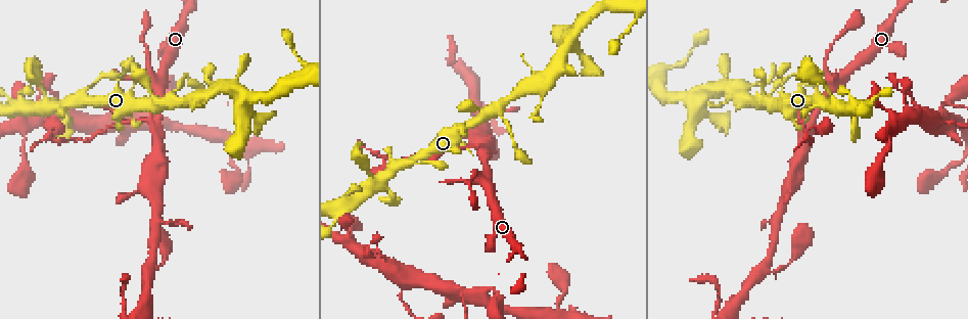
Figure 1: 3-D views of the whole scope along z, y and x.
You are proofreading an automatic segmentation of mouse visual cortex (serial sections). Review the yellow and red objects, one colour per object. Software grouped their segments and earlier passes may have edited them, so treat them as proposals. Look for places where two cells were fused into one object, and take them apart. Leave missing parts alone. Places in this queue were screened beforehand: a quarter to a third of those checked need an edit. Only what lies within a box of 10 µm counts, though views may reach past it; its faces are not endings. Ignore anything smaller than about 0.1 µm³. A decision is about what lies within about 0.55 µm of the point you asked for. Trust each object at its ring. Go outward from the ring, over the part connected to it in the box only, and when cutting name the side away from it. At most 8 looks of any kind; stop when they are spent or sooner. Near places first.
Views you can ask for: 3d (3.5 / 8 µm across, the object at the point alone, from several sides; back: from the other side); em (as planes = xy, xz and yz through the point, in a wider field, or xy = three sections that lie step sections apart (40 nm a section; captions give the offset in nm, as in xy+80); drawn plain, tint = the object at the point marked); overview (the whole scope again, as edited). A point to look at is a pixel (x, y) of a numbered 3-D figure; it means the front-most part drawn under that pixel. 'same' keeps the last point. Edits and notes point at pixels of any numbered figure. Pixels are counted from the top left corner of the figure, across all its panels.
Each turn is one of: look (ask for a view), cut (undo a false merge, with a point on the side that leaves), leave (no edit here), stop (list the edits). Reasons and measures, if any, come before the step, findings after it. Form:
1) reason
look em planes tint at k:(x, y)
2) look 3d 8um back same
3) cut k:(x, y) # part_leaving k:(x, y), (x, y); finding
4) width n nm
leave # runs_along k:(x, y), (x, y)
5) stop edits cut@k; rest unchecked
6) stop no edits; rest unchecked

sharp bend
look 3d 3.5um at 1:(487, 155)

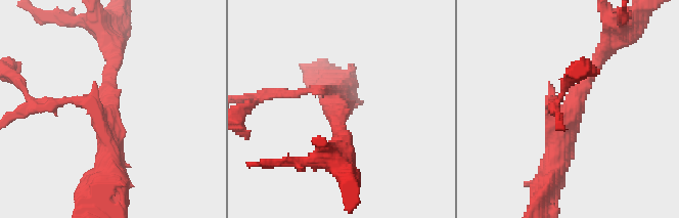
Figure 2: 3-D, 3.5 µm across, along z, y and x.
arm_widths 100, 200, 400 nm
cut 2:(51, 108) # a second cell is stuck on

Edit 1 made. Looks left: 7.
redraw
look overview

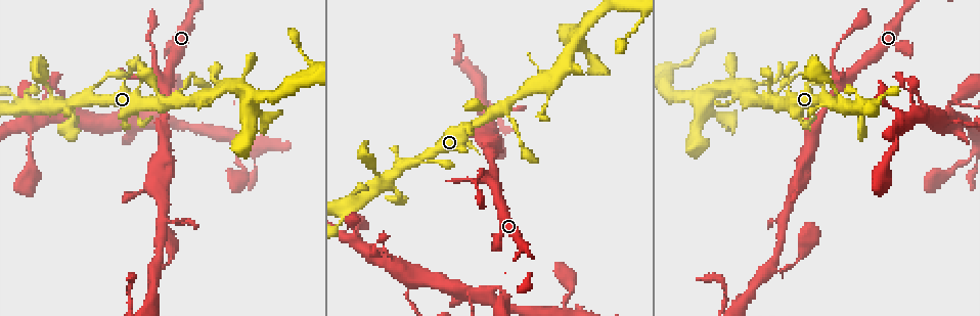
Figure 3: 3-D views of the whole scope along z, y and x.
sudden change in width
look 3d 3.5um at 3:(346, 211)

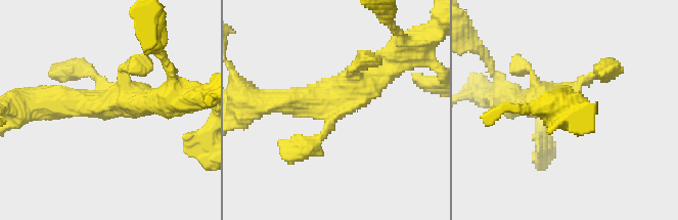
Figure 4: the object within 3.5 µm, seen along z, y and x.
need the tissue
look em xy step 2 tint at 4:(105, 103)

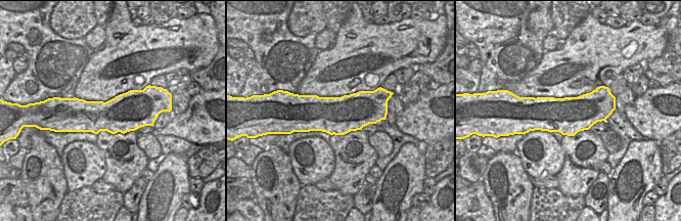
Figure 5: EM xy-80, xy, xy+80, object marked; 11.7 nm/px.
width 440 nm
leave # runs_along 4:(389, 58), (298, 117); continuous, no second cell

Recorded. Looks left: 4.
sudden change in width
look 3d 3.5um at 3:(155, 266)

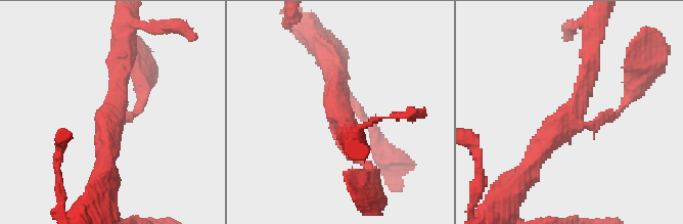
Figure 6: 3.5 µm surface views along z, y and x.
arms 3; arm_widths 150, 300, 300 nm
look em xy step 3 tint at 6:(342, 116)

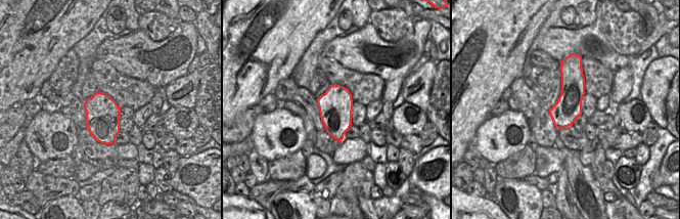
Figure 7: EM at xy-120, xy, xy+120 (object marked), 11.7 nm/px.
leave # runs_along 6:(591, 50), (578, 106), (528, 170); all the same cell

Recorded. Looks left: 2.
stop edits cut@2; rest unchecked

